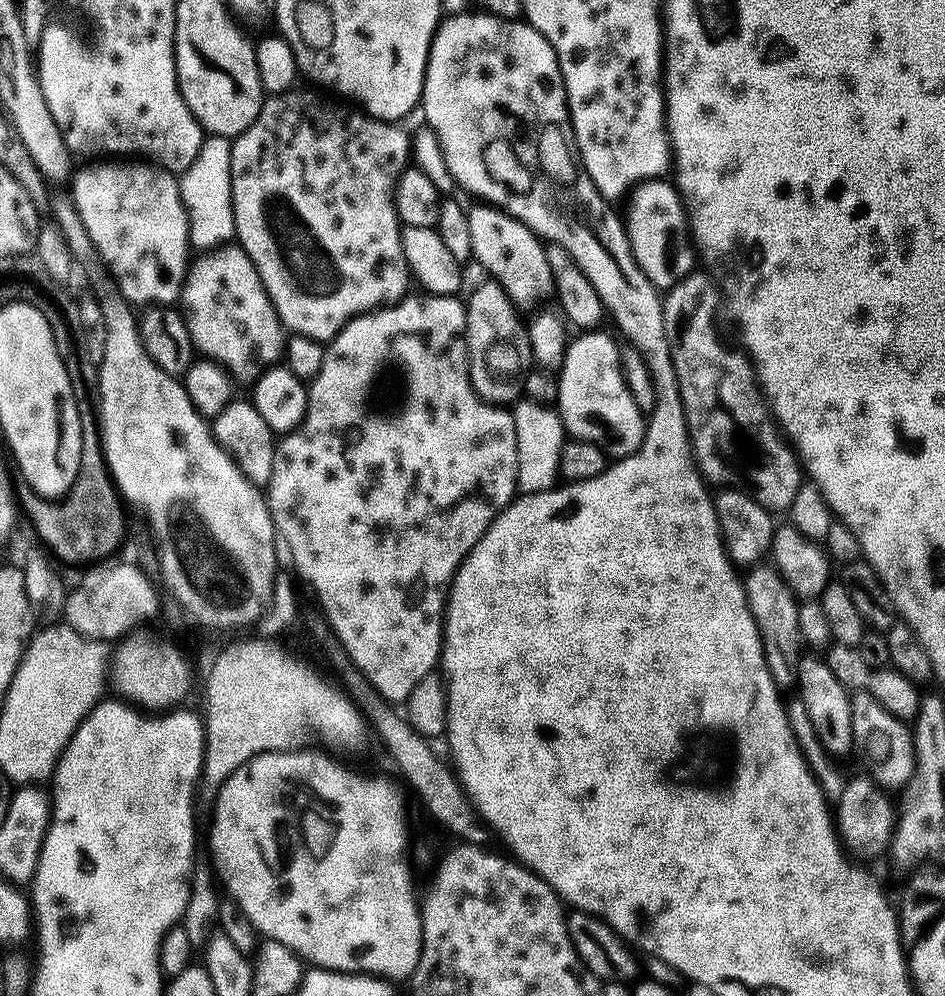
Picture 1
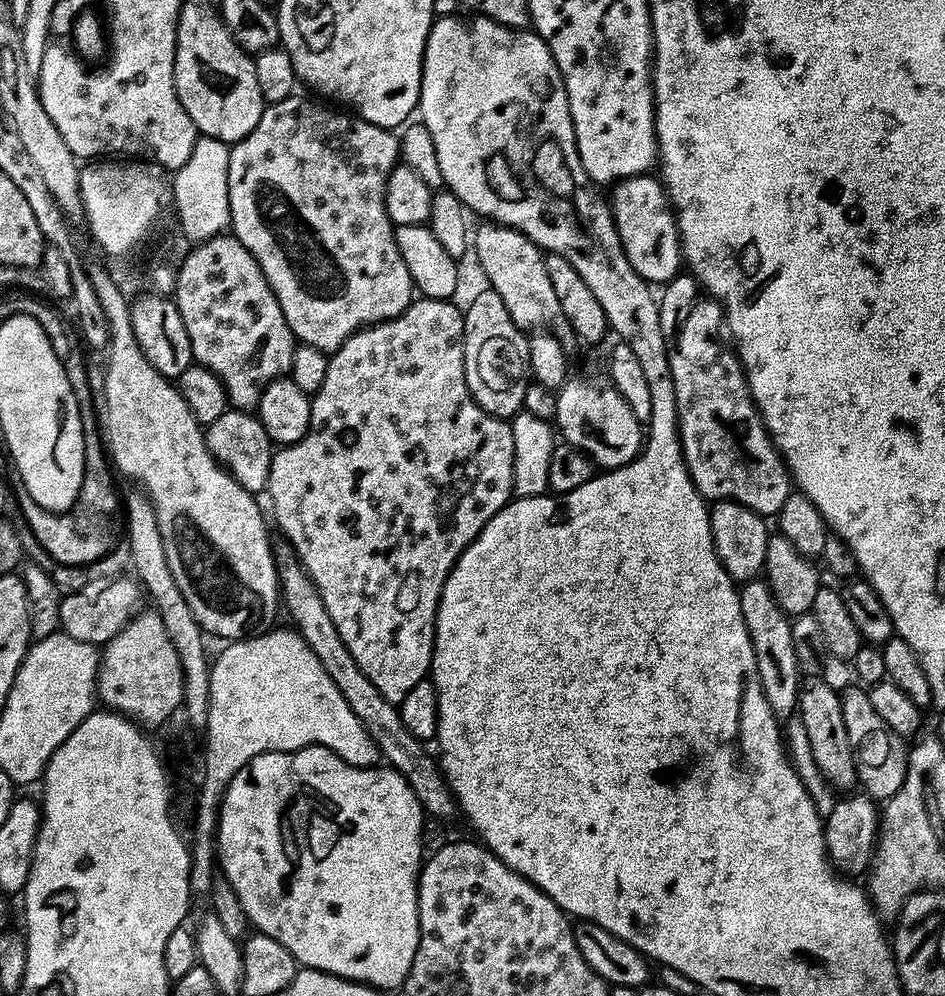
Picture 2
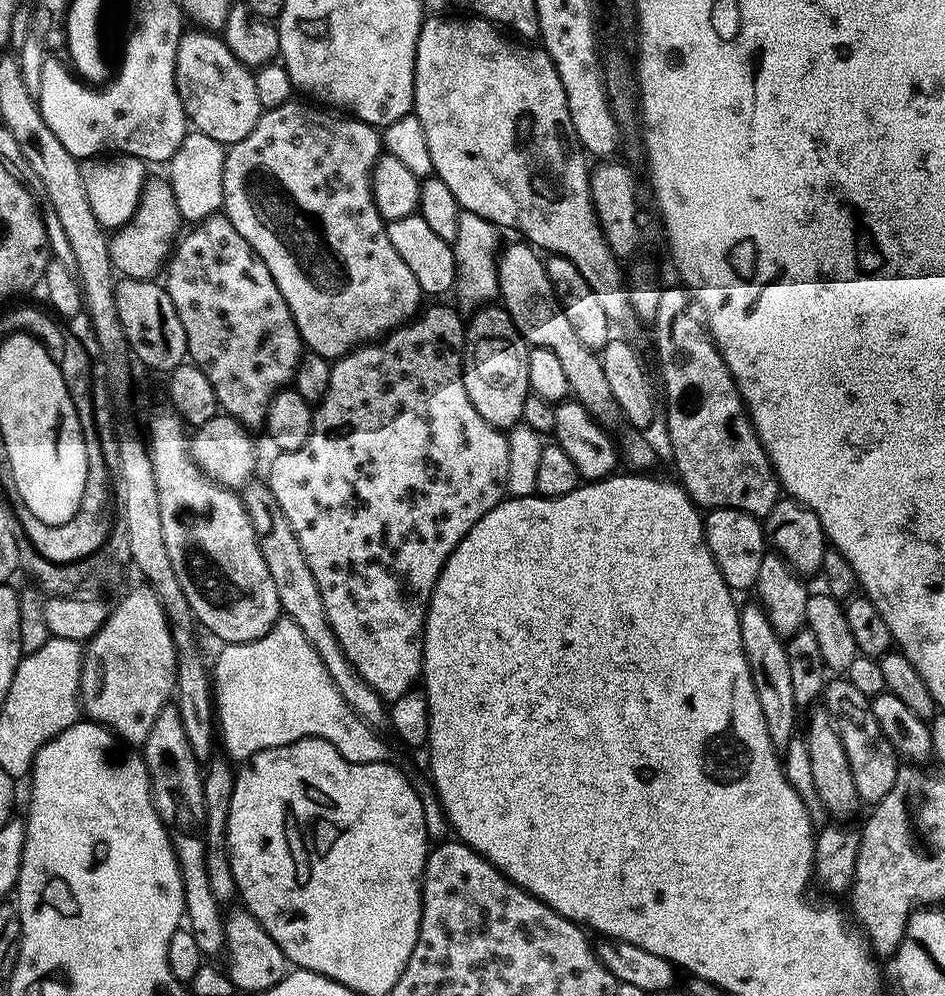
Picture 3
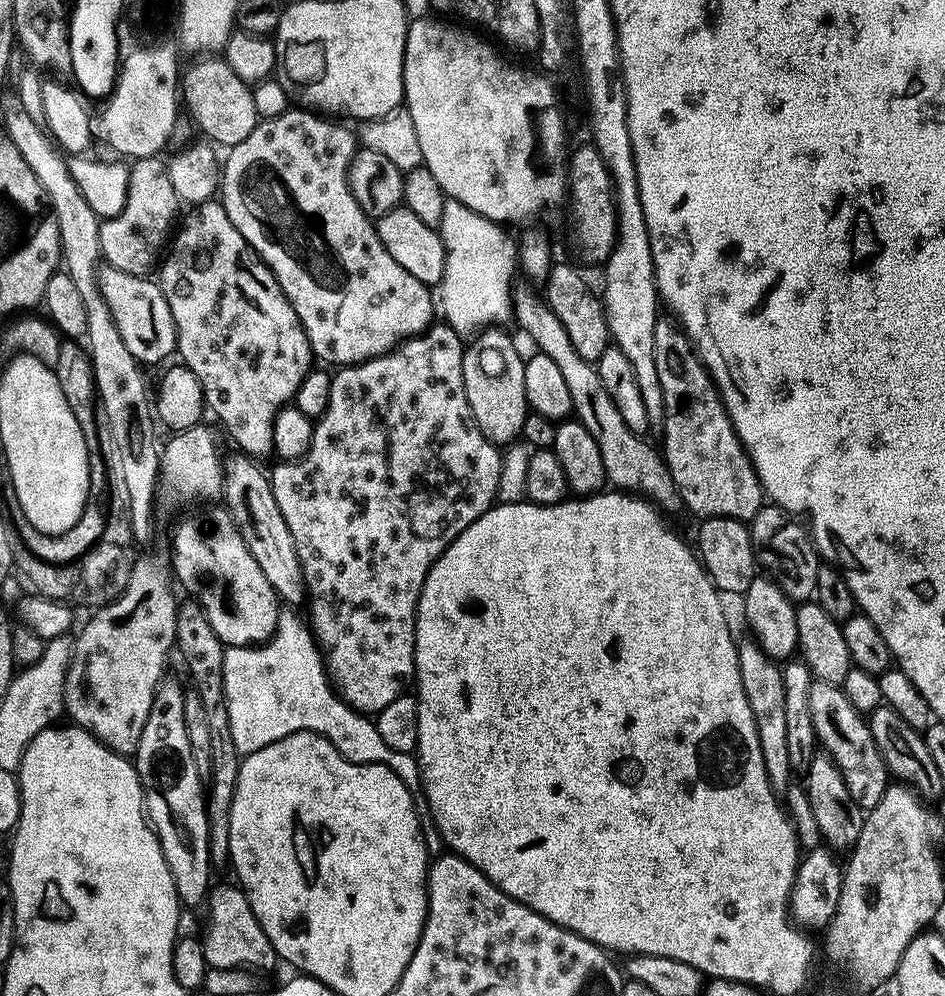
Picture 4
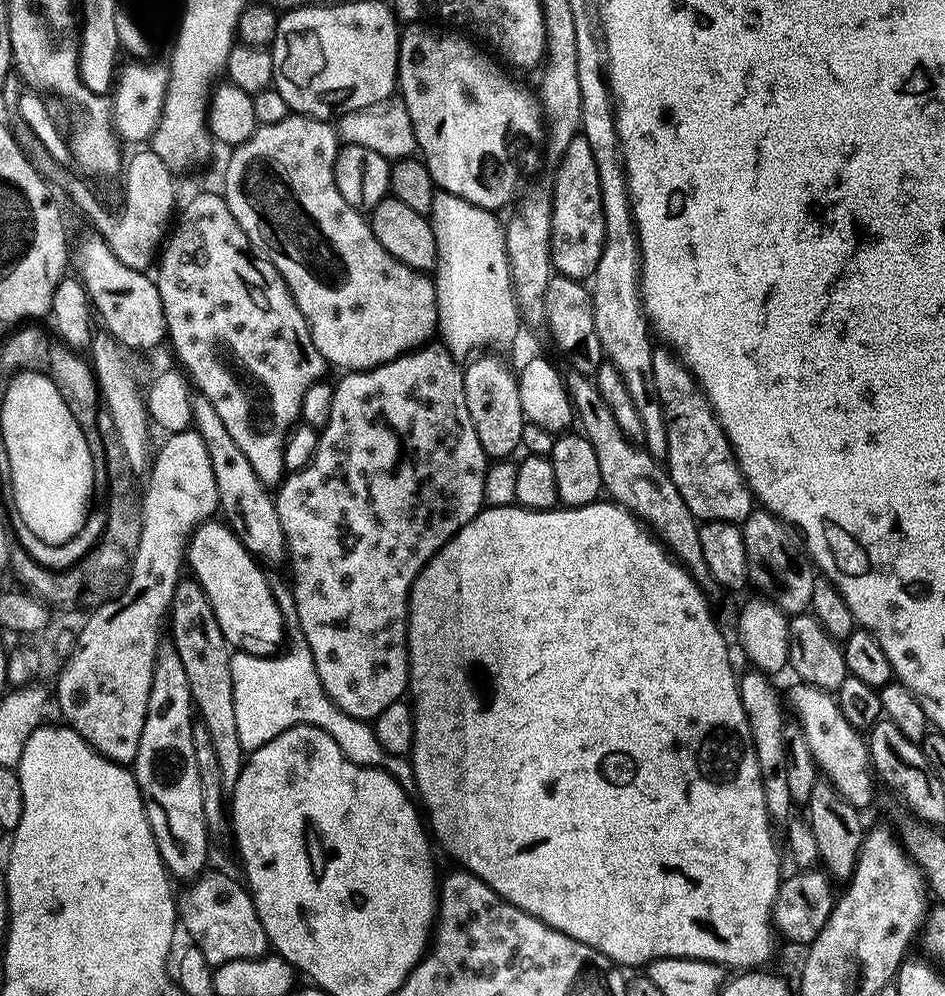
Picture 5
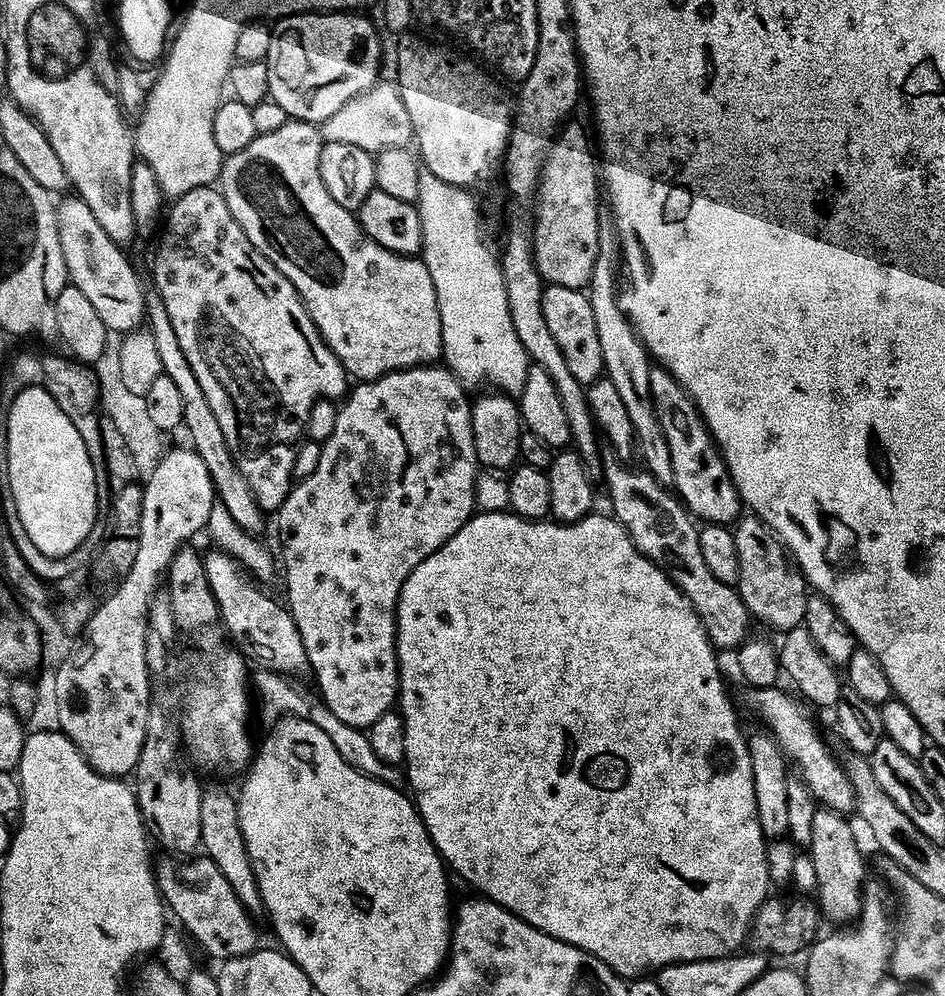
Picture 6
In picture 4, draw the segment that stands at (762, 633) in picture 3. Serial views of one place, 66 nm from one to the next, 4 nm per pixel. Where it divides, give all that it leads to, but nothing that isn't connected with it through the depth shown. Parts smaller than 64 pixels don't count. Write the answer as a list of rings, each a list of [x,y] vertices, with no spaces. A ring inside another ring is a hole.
[[[755,638],[741,639],[738,644],[738,668],[742,670],[742,684],[746,700],[754,714],[766,772],[772,780],[773,789],[787,789],[794,769],[790,762],[790,750],[786,746],[788,723],[786,722],[786,686],[782,686],[782,668],[777,661],[766,654],[766,650]]]

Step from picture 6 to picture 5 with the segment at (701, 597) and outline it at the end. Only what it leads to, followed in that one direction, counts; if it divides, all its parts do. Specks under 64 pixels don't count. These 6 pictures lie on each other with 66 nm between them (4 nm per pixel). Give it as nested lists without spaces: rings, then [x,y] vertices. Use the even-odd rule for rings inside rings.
[[[572,370],[567,373],[566,383],[579,431],[594,446],[594,455],[598,457],[598,471],[602,473],[604,492],[647,525],[655,539],[697,580],[707,581],[709,575],[706,562],[702,558],[700,524],[690,506],[686,506],[682,494],[678,494],[678,486],[674,486],[667,467],[652,457],[647,448],[628,440],[626,434],[618,430],[614,413],[610,411],[610,406],[606,406],[602,394],[598,394],[598,386],[591,375]]]

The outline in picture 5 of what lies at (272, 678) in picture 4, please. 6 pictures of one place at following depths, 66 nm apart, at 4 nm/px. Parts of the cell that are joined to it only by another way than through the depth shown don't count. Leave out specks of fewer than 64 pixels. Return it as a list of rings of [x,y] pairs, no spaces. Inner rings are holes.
[[[288,600],[288,604],[284,604],[282,618],[288,645],[275,656],[258,656],[255,652],[231,653],[234,722],[238,722],[238,742],[242,742],[245,753],[250,754],[266,746],[266,742],[278,738],[278,734],[299,724],[314,726],[330,734],[330,738],[338,742],[338,750],[342,750],[347,760],[363,768],[379,768],[381,772],[388,772],[390,778],[394,778],[394,782],[402,786],[407,796],[419,797],[420,791],[414,778],[411,759],[382,750],[382,742],[378,742],[375,727],[367,720],[359,720],[343,712],[326,694],[318,678],[310,646],[300,629],[298,606],[294,600]]]

